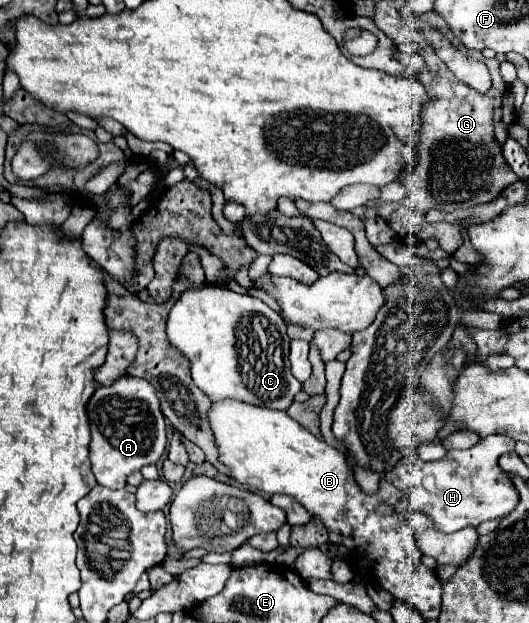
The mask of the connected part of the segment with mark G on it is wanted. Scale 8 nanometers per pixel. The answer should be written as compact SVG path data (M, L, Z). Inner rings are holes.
M429 45L421 55L427 69L417 77L427 87L431 99L421 113L419 165L411 173L405 171L401 177L405 199L399 203L377 201L377 215L385 219L399 237L417 233L429 209L455 211L461 207L491 203L499 197L501 189L505 189L505 159L501 145L493 135L493 109L501 105L501 95L505 93L503 79L495 73L493 87L487 95L481 95L467 83L459 81Z

